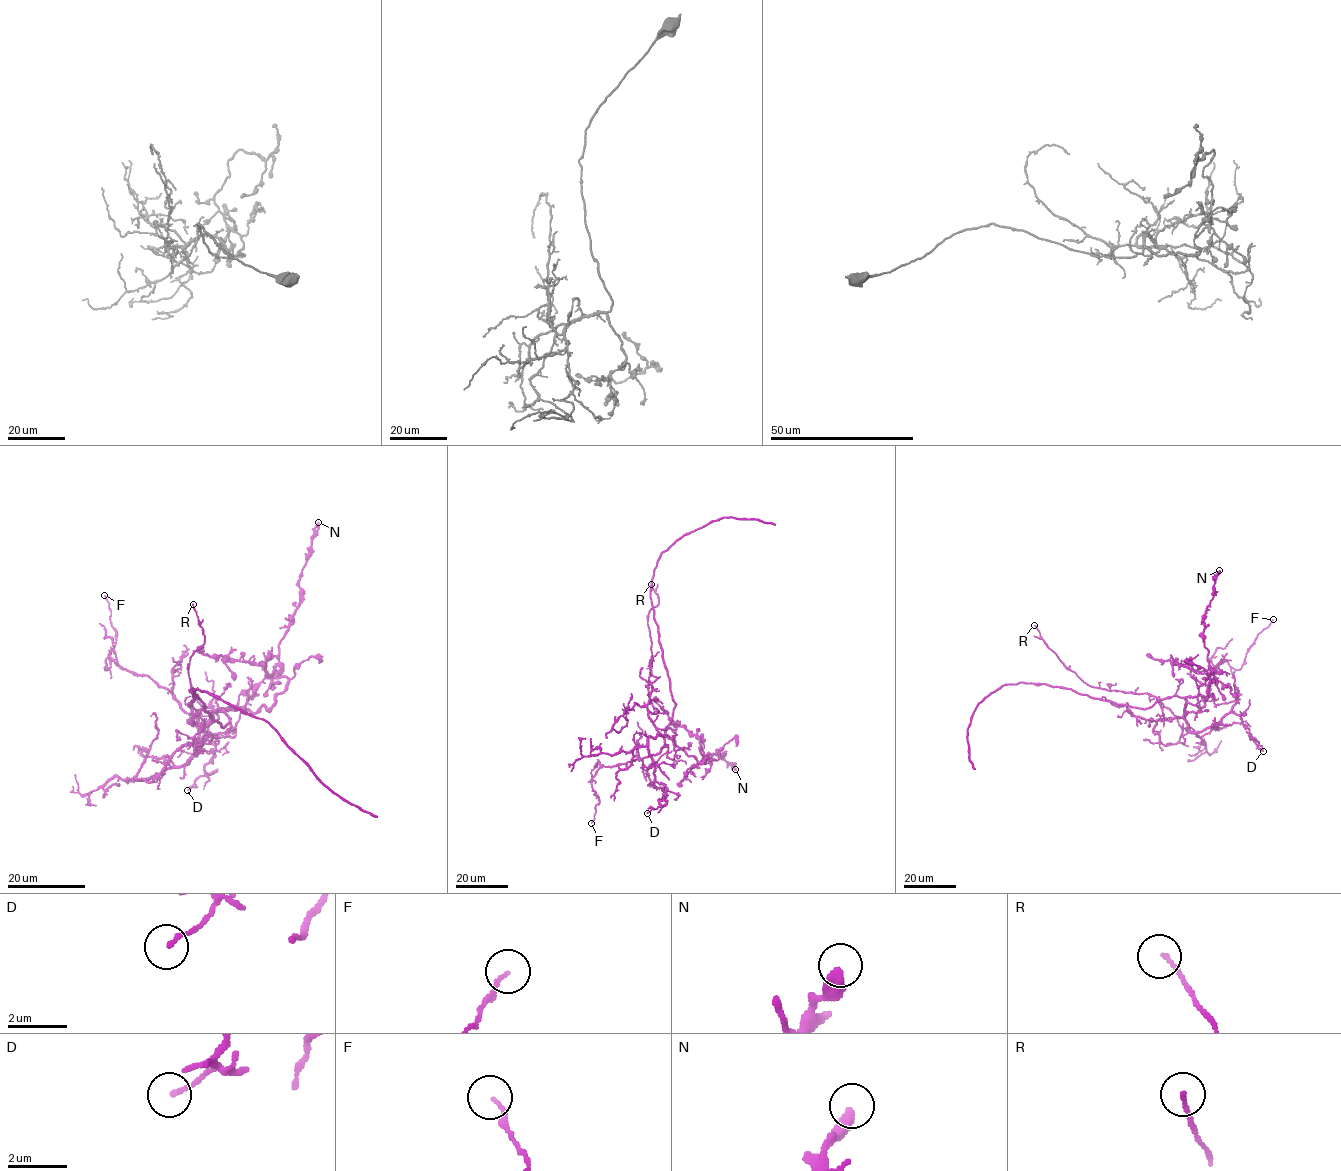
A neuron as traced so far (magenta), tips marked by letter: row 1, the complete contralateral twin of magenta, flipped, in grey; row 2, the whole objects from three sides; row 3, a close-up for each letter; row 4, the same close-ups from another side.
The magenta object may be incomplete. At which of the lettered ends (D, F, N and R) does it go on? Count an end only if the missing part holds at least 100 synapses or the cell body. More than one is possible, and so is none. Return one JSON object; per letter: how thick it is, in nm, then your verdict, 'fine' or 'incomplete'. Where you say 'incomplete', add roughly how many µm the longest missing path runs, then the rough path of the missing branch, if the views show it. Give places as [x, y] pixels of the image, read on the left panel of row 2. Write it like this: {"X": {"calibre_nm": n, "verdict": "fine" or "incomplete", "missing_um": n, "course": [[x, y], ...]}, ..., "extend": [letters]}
{"D": {"calibre_nm": 140, "verdict": "fine"}, "F": {"calibre_nm": 110, "verdict": "fine"}, "N": {"calibre_nm": 440, "verdict": "fine"}, "R": {"calibre_nm": 130, "verdict": "fine"}, "extend": []}

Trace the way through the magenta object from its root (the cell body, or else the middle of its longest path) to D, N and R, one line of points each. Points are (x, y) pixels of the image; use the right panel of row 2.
D: (1131, 707), (1146, 709), (1161, 699), (1183, 697), (1187, 729), (1194, 732), (1212, 727), (1233, 711), (1263, 751)
N: (1131, 707), (1149, 708), (1174, 695), (1212, 695), (1208, 692), (1210, 669), (1204, 614), (1219, 570)
R: (1131, 707), (1174, 695), (1185, 701), (1181, 717), (1162, 719), (1154, 696), (1090, 686), (1034, 625)

